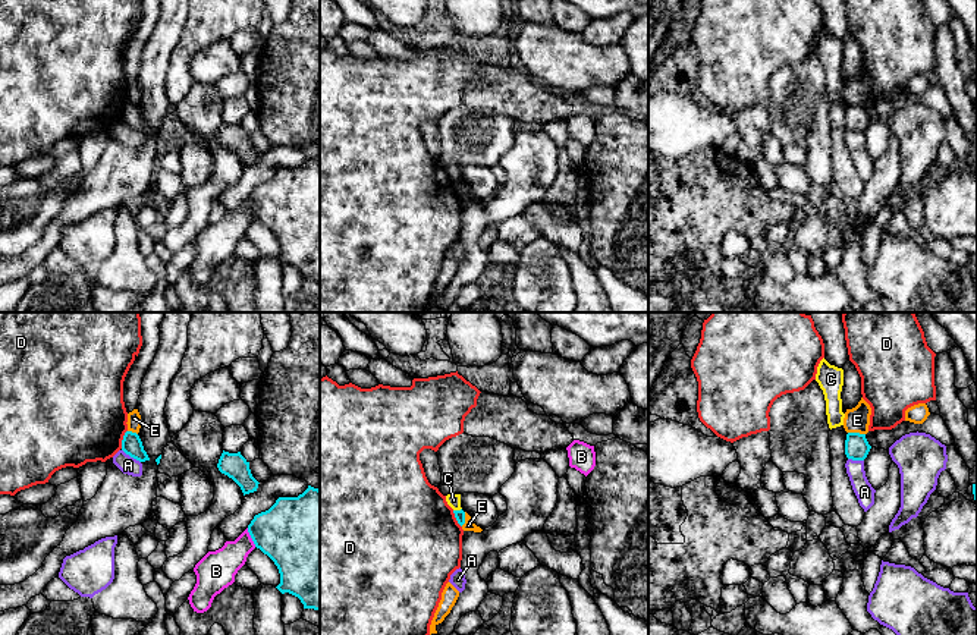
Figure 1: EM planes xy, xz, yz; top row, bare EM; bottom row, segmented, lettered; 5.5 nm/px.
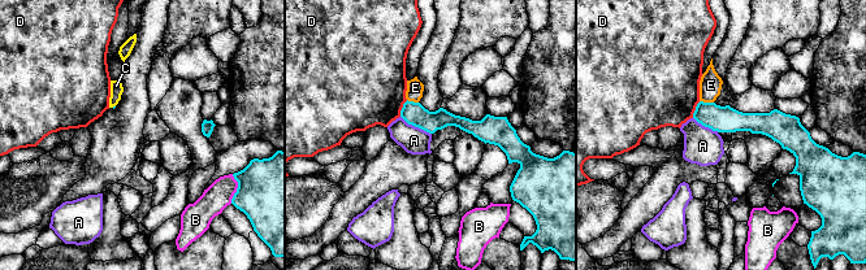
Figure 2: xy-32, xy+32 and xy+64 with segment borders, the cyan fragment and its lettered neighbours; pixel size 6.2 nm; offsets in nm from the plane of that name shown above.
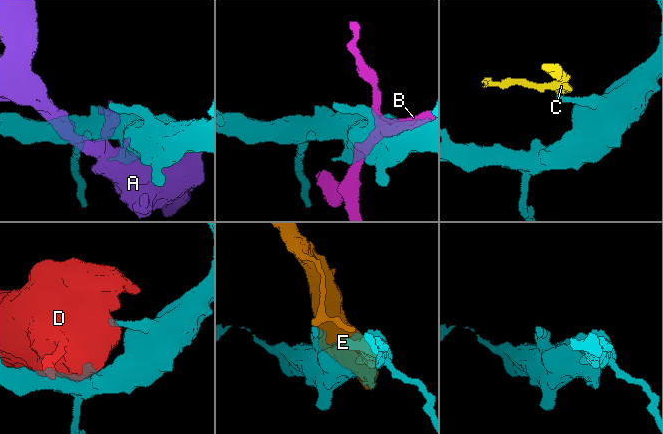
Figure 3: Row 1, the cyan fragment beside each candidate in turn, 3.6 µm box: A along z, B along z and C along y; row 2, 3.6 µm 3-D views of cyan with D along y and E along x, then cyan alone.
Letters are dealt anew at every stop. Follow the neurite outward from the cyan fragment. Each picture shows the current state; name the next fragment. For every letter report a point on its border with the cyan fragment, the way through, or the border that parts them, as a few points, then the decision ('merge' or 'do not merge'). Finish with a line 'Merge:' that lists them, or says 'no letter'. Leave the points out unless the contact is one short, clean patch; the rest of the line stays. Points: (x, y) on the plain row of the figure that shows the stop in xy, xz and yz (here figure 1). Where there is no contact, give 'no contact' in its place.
A: meets cyan in xy at (131, 128); do not merge
B: meets cyan in xy at (251, 208); do not merge
C: meets cyan in xz at (456, 182); border along xz (461, 179), (454, 182); do not merge
D: meets cyan in xy at (123, 110); do not merge
E: meets cyan in yz at (857, 104); do not merge
Merge: no letter

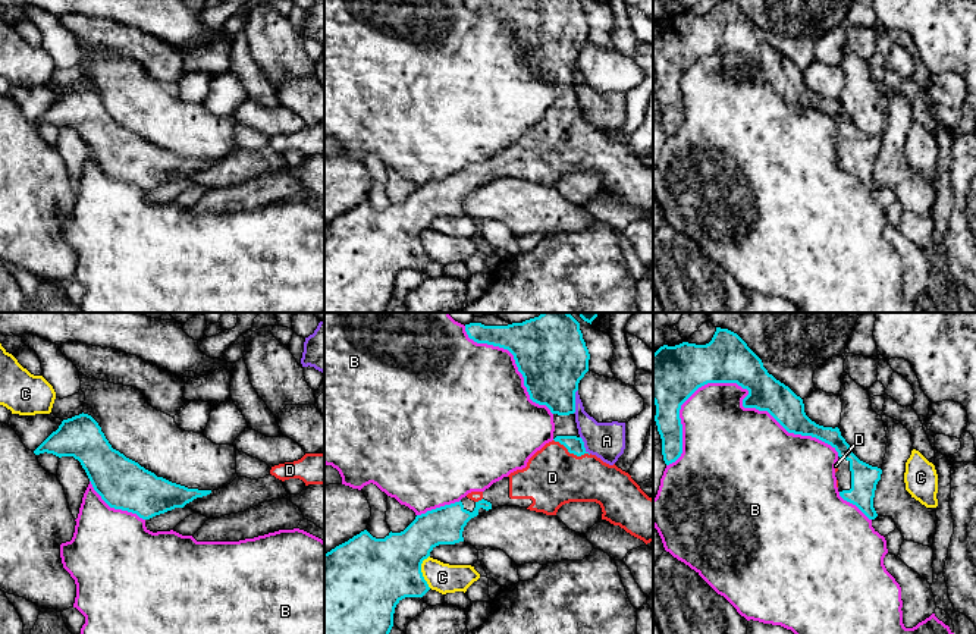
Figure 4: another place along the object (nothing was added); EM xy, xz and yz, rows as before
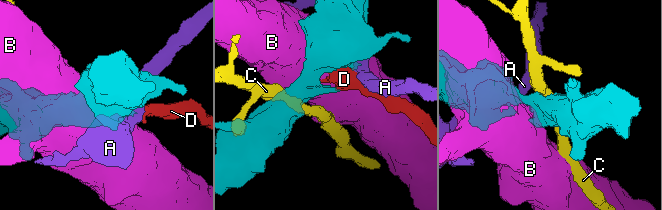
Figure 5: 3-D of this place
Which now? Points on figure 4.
A: meets cyan in xz at (574, 72); do not merge
B: meets cyan in yz at (738, 56); do not merge
C: meets cyan in xz at (420, 242); do not merge
D: meets cyan in xz at (573, 124); merge
Merge: D

